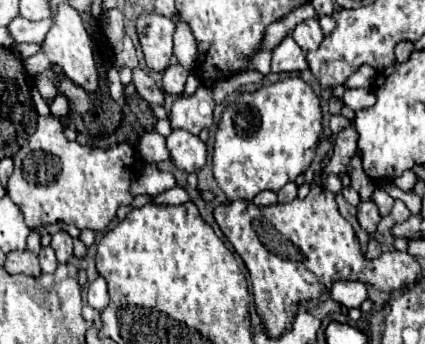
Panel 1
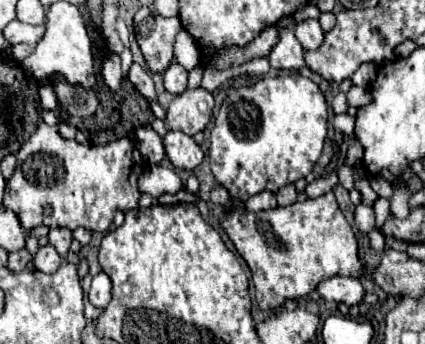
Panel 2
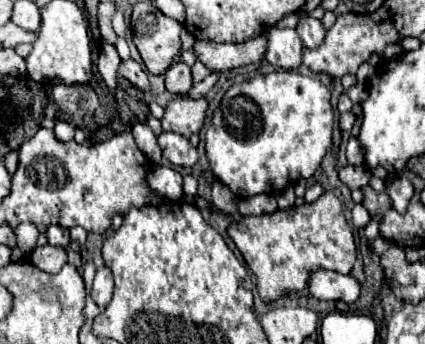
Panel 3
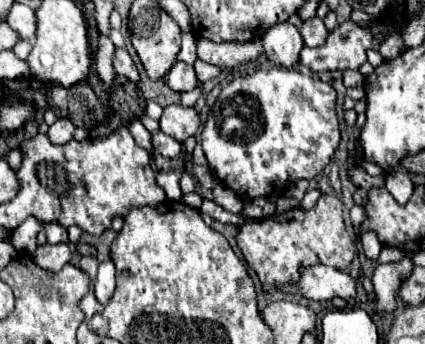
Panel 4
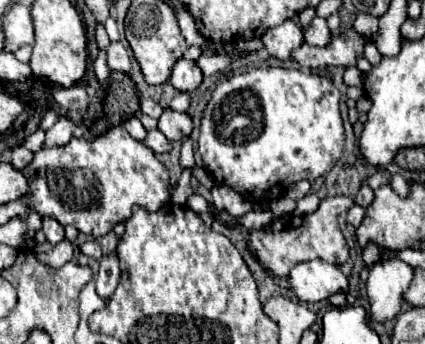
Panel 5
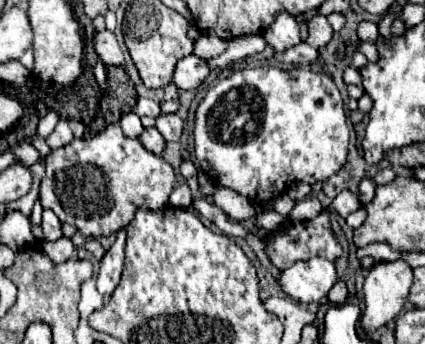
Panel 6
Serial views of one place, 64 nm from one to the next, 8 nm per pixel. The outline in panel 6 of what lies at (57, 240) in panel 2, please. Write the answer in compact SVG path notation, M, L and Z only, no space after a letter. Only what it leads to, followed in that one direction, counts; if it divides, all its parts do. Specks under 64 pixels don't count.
M44 210L42 214L42 230L44 230L44 236L46 240L54 242L62 236L62 224L58 220L58 216L52 212L52 210Z

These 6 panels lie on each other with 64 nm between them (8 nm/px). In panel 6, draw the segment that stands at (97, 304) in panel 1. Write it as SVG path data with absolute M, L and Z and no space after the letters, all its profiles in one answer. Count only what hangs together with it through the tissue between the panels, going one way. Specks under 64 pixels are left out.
M118 230L116 242L100 260L100 272L98 272L96 282L98 282L98 292L106 298L116 290L116 286L120 282L122 264L124 264L124 242L126 242L126 232Z

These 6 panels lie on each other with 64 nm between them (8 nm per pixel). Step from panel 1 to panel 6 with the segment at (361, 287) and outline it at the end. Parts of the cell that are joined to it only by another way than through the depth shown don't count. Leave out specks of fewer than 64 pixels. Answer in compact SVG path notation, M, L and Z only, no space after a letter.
M310 258L306 262L296 262L280 272L282 290L296 302L318 302L328 296L332 286L340 280L334 262L326 258Z

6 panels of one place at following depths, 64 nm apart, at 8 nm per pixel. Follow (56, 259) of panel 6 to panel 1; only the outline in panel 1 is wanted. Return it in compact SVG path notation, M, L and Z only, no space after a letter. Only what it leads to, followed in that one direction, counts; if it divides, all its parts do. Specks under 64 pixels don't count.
M46 246L46 248L40 250L38 260L40 260L40 268L42 268L42 272L54 272L56 266L58 266L56 254L54 254L54 250L52 250L50 246Z

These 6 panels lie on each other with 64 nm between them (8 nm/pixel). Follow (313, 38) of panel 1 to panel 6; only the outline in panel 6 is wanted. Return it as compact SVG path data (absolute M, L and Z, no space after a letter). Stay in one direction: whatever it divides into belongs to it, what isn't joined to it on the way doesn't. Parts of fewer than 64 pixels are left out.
M314 16L308 22L308 44L314 48L324 48L332 40L332 28L324 16Z

